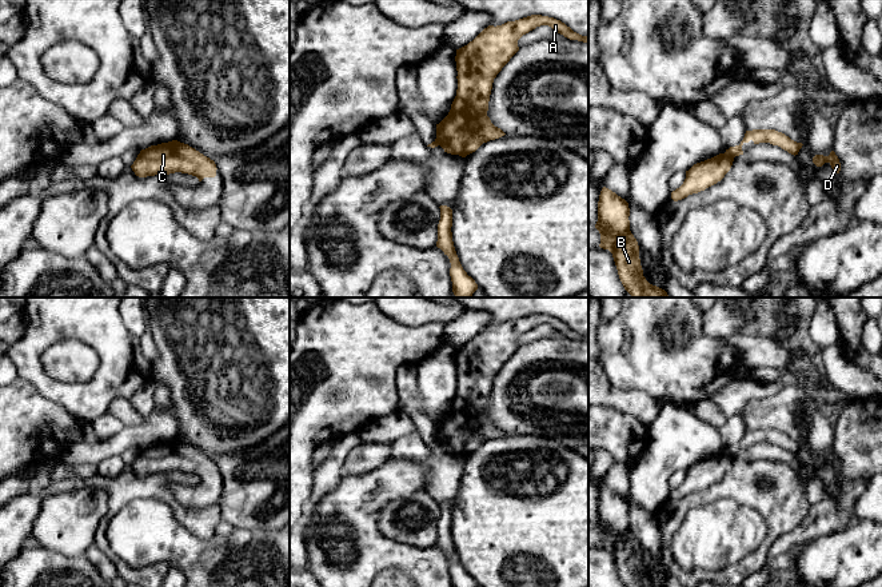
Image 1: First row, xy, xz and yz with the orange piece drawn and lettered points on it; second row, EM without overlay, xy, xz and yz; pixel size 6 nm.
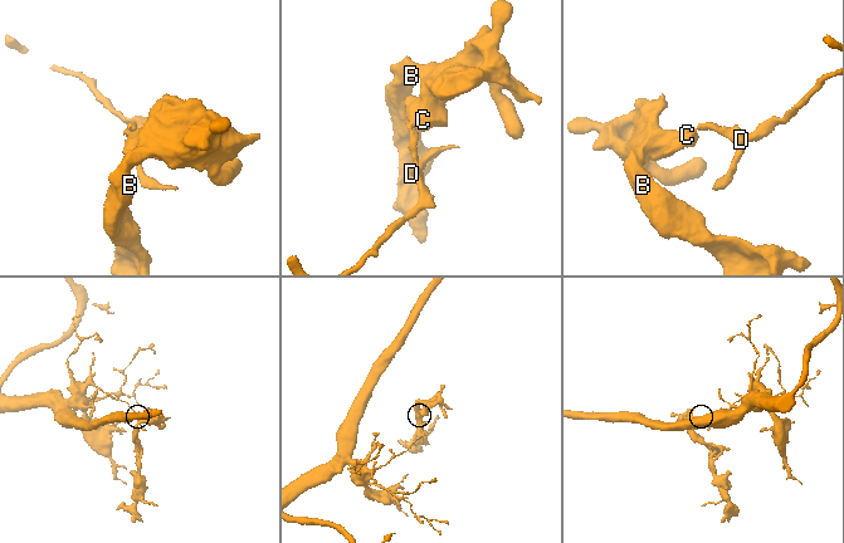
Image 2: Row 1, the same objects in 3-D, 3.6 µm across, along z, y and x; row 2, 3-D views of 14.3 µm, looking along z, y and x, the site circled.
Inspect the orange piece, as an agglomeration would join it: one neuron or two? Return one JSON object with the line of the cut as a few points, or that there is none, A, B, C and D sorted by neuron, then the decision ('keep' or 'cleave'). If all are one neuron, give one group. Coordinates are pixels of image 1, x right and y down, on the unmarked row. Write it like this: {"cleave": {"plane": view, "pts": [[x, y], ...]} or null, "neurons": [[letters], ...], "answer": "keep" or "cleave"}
{"cleave": {"plane": "yz", "pts": [[725, 451], [733, 456]]}, "neurons": [["A", "B", "C"], ["D"]], "answer": "cleave"}

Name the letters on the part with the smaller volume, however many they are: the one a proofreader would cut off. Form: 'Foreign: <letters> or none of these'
Foreign: A, B, C

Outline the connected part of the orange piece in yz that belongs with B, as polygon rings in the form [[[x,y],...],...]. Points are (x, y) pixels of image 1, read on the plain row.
[[[603,486],[598,500],[599,546],[612,552],[619,578],[624,587],[659,587],[643,575],[639,544],[630,530],[628,502]]]

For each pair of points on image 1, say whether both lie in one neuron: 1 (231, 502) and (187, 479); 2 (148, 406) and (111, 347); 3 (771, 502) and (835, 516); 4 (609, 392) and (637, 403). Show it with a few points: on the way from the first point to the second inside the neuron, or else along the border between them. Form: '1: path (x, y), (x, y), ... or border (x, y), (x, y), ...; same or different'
1: border (218, 503), (222, 518); different
2: border (150, 379), (128, 399); different
3: border (810, 506), (806, 516), (797, 526), (786, 531); different
4: path (615, 398), (630, 402); same

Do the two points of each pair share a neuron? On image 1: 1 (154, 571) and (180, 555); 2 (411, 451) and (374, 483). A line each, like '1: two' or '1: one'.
1: two
2: two

